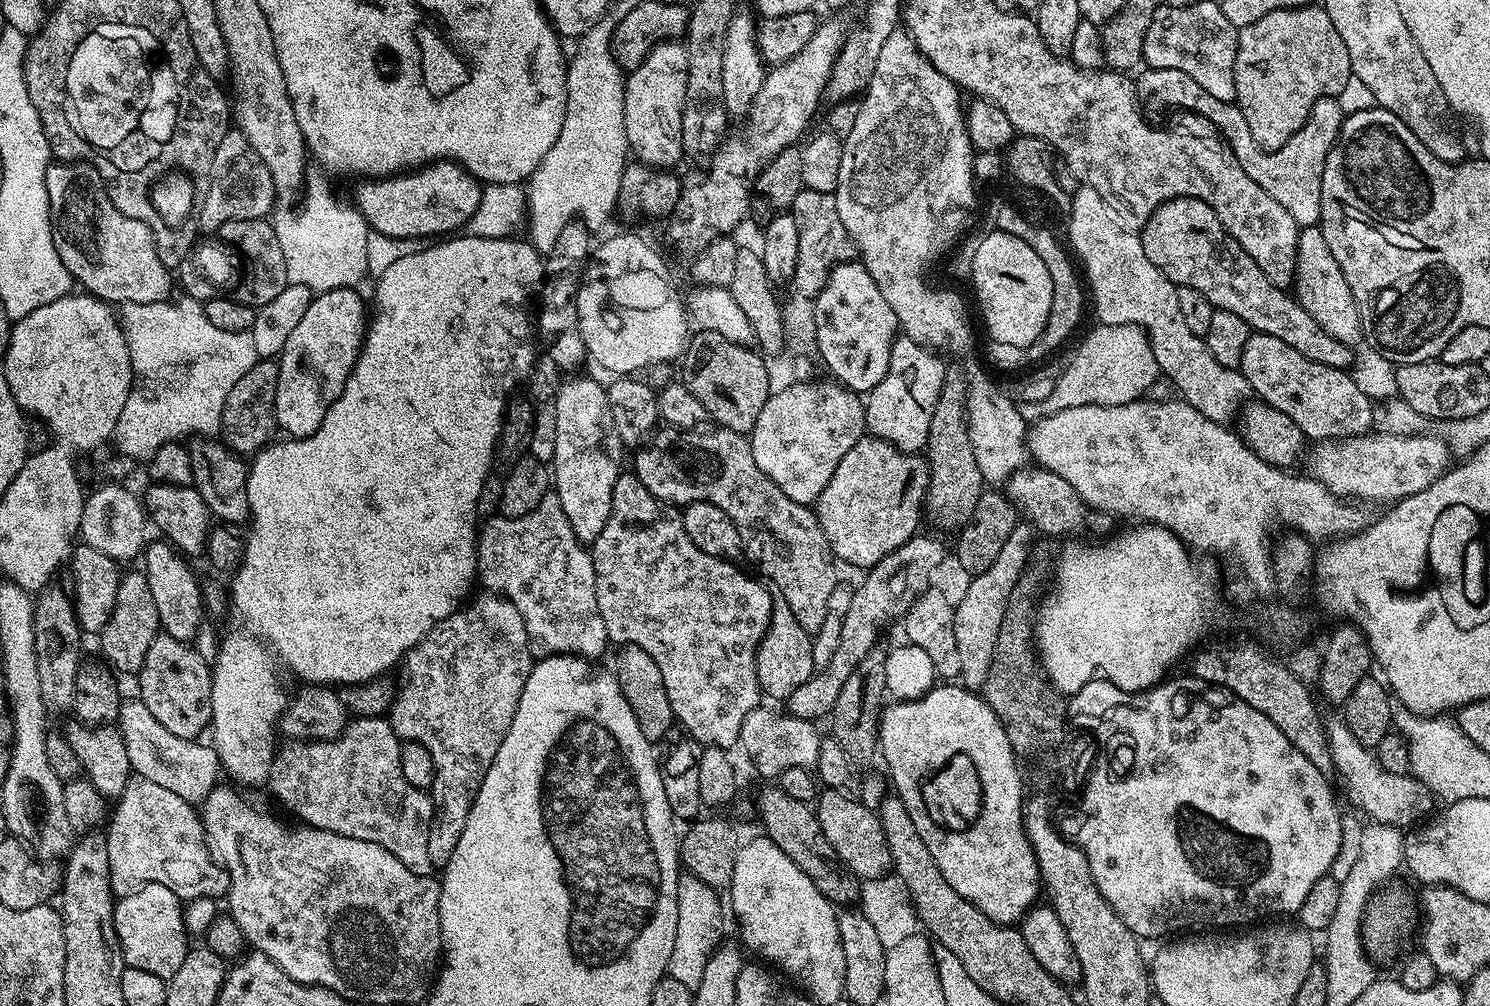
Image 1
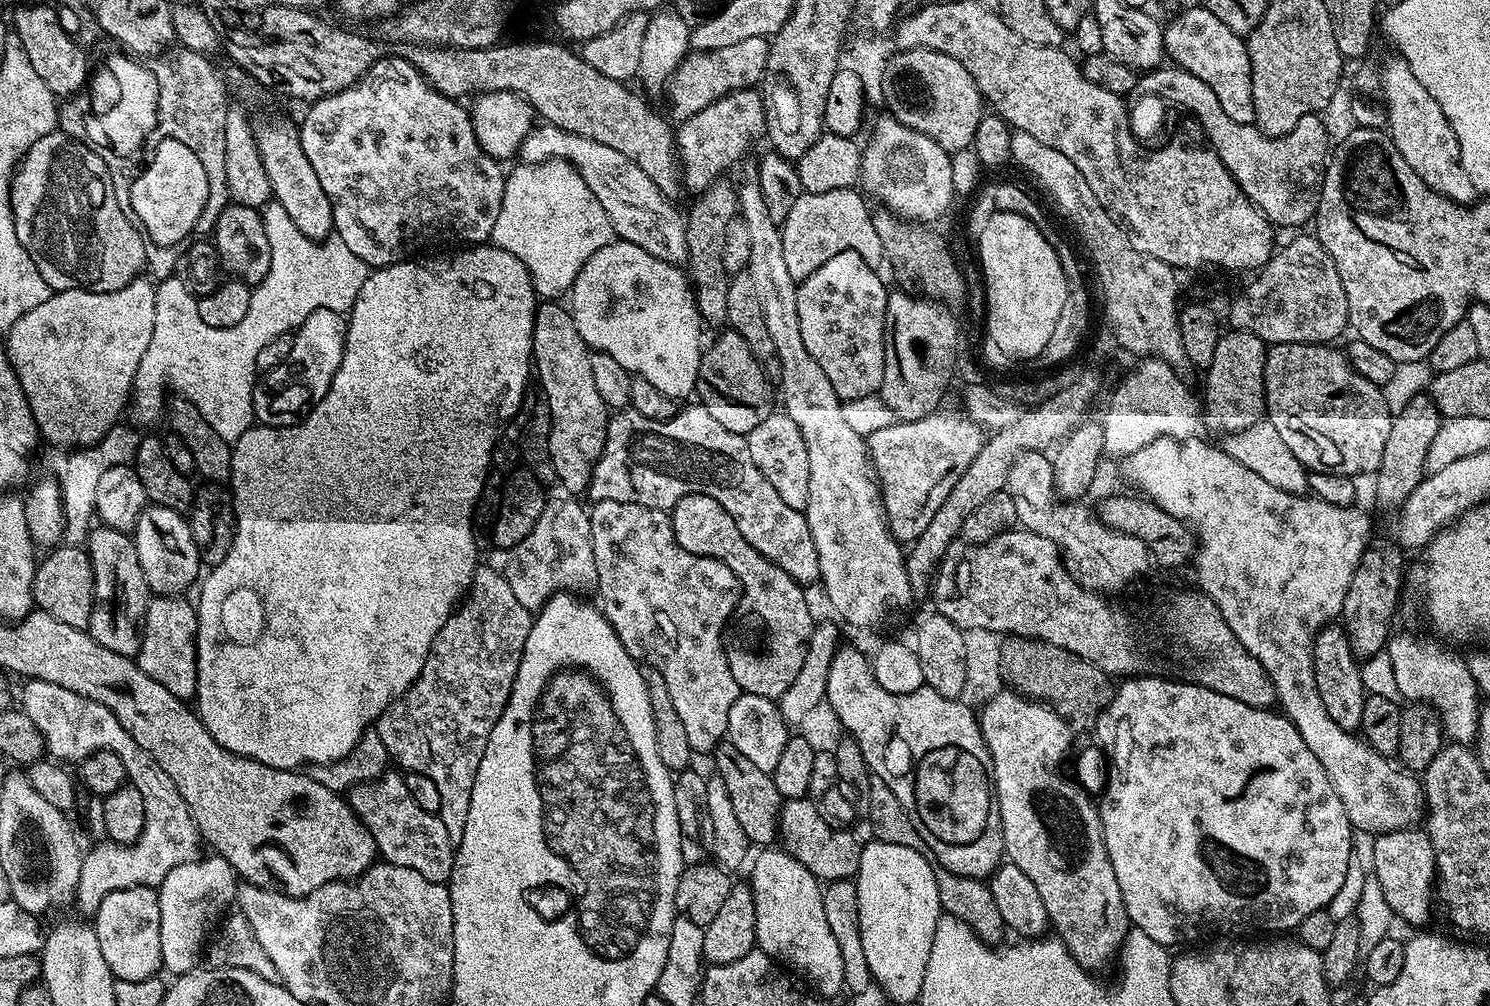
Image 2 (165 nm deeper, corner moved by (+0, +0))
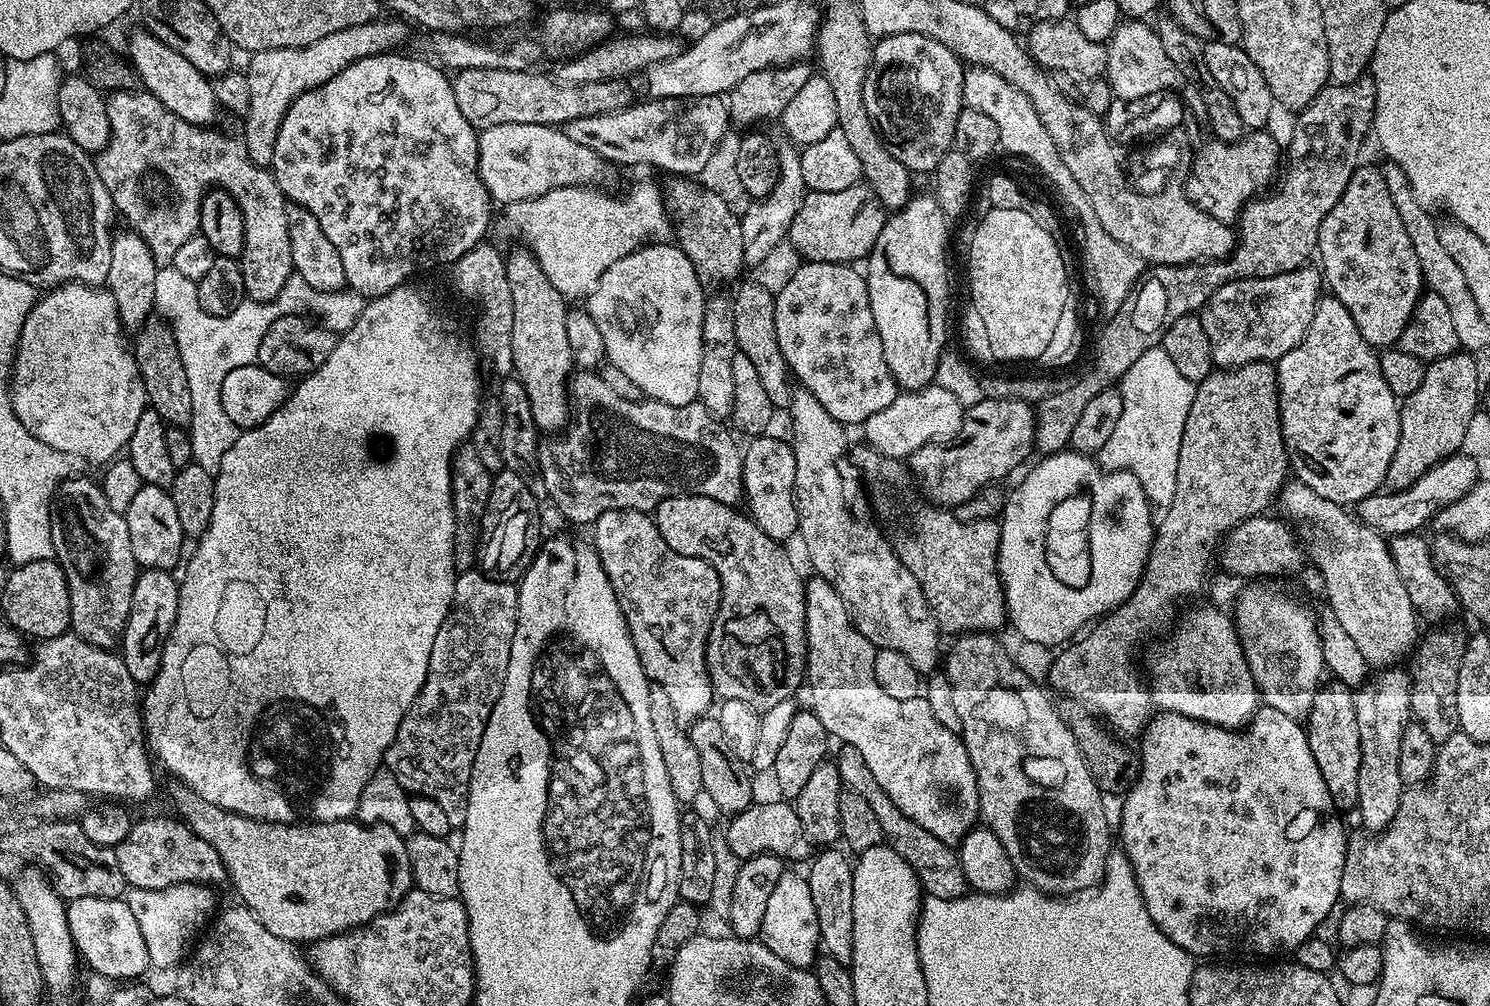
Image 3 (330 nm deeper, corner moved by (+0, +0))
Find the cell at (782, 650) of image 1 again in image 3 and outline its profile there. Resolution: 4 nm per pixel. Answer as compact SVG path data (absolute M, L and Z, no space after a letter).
M671 496L666 498L662 503L654 509L654 519L658 530L662 534L662 538L666 538L666 546L670 546L670 550L678 550L678 554L686 554L687 556L697 556L702 558L710 566L714 566L714 570L720 579L720 609L712 623L712 629L708 635L708 644L706 646L706 658L708 659L708 673L712 679L712 687L717 697L724 700L737 700L738 702L746 702L750 706L754 706L757 710L763 710L774 706L778 702L789 699L793 695L792 691L796 687L803 685L806 680L806 665L808 662L808 631L806 630L806 598L804 597L805 577L800 577L798 569L792 565L790 557L784 553L785 545L781 541L770 538L763 530L757 526L751 515L744 516L731 504L723 504L714 498L706 498L705 496Z

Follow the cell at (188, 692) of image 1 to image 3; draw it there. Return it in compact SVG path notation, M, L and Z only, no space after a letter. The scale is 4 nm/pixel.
M145 568L134 582L134 598L130 598L130 614L126 618L118 651L124 658L126 670L130 670L130 680L140 686L151 684L160 669L164 644L178 614L180 585L177 577L172 575L171 571L163 568Z

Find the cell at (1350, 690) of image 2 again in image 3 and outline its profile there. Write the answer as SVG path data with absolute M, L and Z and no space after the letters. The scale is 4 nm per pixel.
M1339 682L1325 683L1314 694L1312 709L1308 711L1306 731L1310 742L1310 754L1322 770L1322 782L1330 790L1337 809L1355 809L1358 798L1358 770L1362 757L1359 749L1357 715L1353 689Z

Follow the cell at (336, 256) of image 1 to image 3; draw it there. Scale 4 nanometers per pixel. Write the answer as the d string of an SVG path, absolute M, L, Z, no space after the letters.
M170 266L156 269L154 280L155 311L172 325L172 333L178 342L178 354L182 354L182 366L186 366L188 381L194 389L194 400L208 411L208 444L199 445L198 463L207 472L215 473L220 468L222 458L226 458L226 450L234 446L240 437L241 429L230 420L230 414L222 408L222 382L226 382L226 374L230 370L238 370L238 366L255 364L258 358L258 346L262 346L262 338L266 330L279 316L299 316L311 314L319 323L337 334L343 334L358 322L366 303L365 297L351 290L338 292L319 292L310 286L301 276L293 274L282 286L275 300L249 300L245 298L236 312L229 316L211 316L202 310L198 302L196 281L185 278L179 270Z

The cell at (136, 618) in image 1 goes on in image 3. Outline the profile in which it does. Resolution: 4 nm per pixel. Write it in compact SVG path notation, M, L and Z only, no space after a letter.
M73 474L56 487L50 510L50 530L56 551L54 559L68 583L71 631L94 646L115 649L124 635L138 575L124 513L111 508L97 481L95 484L88 476Z

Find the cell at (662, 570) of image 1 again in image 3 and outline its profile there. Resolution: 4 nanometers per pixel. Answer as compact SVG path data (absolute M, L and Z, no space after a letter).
M632 508L606 510L591 525L590 531L591 543L598 554L602 570L606 570L606 578L610 578L610 586L614 586L618 606L622 606L622 614L626 618L626 626L634 642L634 650L638 650L638 658L645 674L651 683L666 690L678 722L691 726L695 720L709 715L711 708L708 707L711 706L712 700L714 701L714 689L706 658L708 635L720 609L720 579L714 566L697 556L687 556L678 554L678 550L670 550L655 519L649 513L635 512Z

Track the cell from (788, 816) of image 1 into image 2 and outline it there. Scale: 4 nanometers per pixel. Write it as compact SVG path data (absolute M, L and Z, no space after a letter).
M721 742L714 753L716 759L715 775L726 786L730 794L730 802L734 805L734 814L738 817L738 823L742 825L742 831L746 838L756 846L772 846L778 840L778 817L782 807L782 798L778 794L778 786L774 786L769 773L758 770L754 762L742 758L734 745Z

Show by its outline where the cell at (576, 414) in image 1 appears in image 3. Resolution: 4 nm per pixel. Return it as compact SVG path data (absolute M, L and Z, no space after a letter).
M526 246L519 247L512 253L509 251L504 262L506 278L510 278L510 295L514 298L512 366L515 379L521 380L526 386L537 429L541 433L548 432L544 434L556 434L568 427L570 419L570 377L574 372L570 341L566 334L566 314L570 304L561 292L554 290L550 278L546 278L531 250Z

